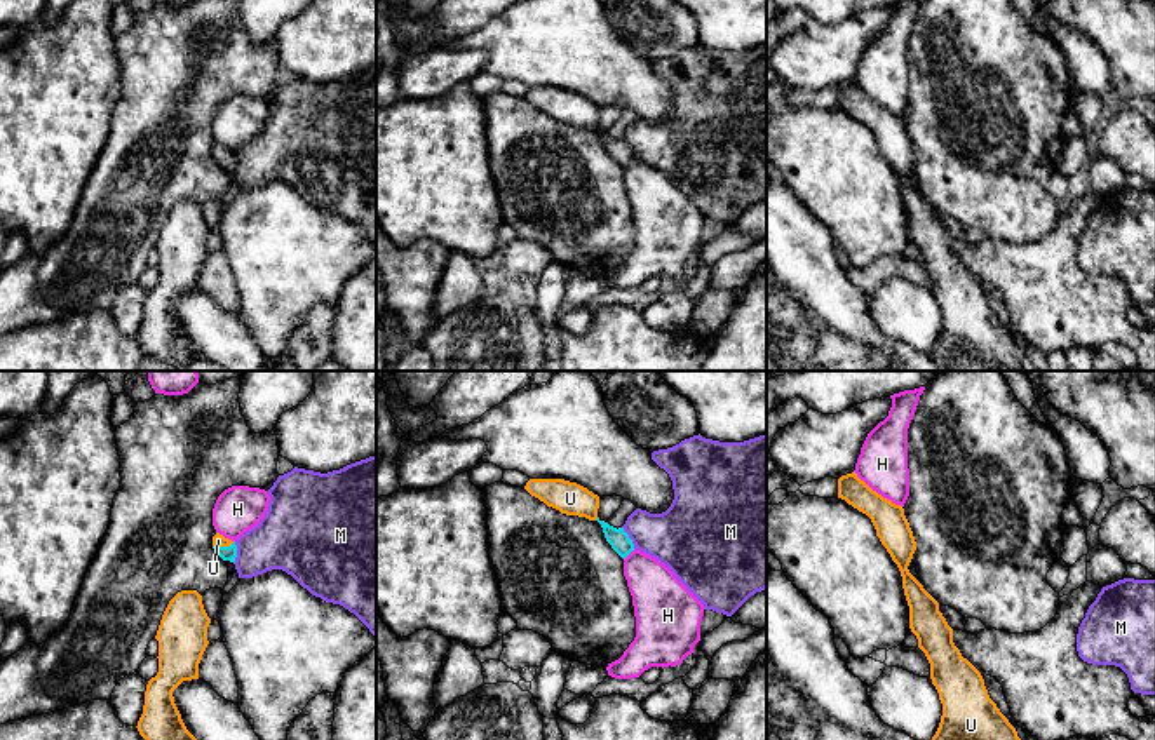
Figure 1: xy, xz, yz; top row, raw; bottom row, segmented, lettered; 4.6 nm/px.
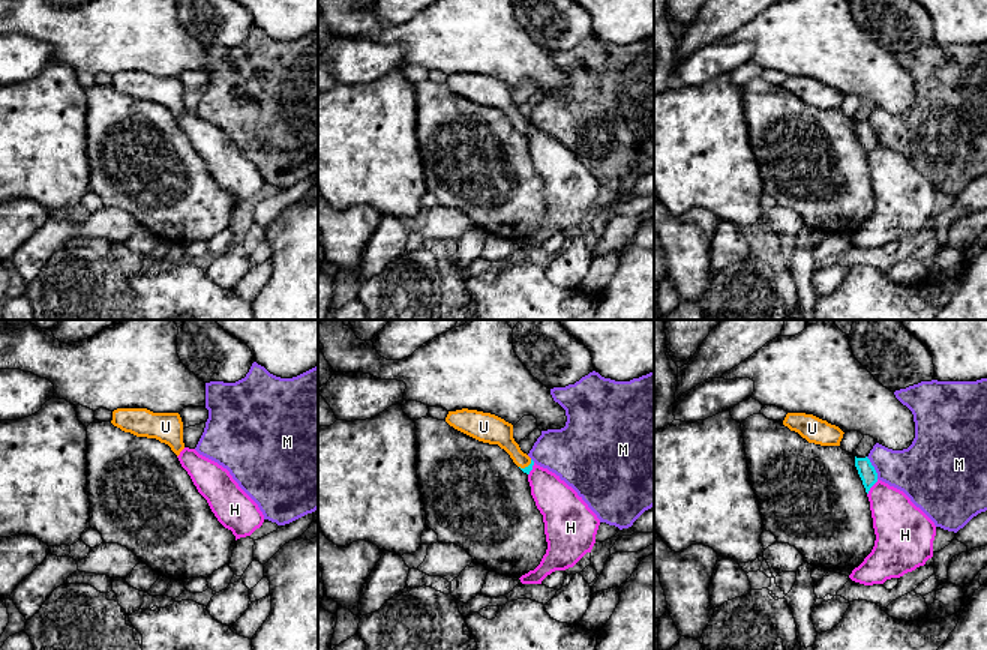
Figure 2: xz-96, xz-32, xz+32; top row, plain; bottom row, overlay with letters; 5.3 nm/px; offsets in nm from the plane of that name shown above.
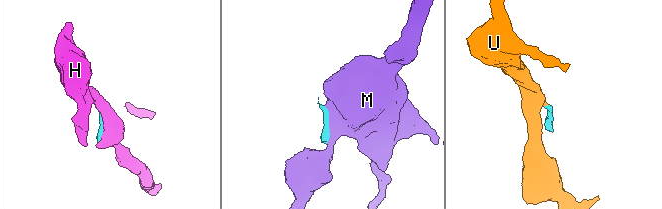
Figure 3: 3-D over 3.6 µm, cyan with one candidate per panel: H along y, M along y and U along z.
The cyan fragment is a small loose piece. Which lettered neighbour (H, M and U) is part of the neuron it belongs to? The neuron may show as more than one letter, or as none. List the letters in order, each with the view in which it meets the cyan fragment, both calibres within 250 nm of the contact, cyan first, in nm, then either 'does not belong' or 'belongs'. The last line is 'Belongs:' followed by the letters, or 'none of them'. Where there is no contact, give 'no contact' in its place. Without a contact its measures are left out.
H: xz | 90/240 nm | does not belong
M: xy | 60/300 nm | does not belong
U: xy | 60/60 nm | belongs
Belongs: U

